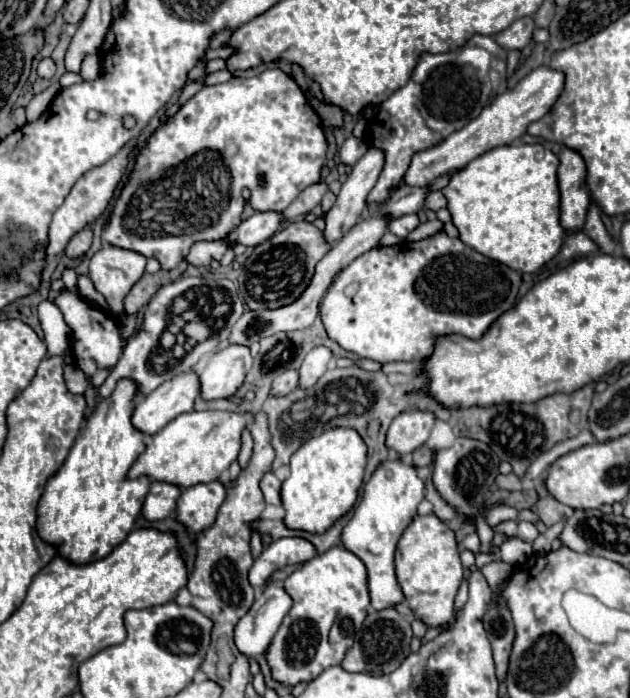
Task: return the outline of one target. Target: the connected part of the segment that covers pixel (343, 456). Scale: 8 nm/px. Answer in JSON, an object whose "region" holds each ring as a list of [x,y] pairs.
{"region":[[[328,429],[306,441],[290,461],[290,477],[282,483],[282,505],[286,509],[286,525],[310,533],[324,533],[356,503],[358,489],[364,479],[366,443],[356,429]]]}

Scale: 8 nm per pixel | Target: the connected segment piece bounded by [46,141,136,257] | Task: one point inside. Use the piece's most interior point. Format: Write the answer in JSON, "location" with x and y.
{"location":[90,196]}

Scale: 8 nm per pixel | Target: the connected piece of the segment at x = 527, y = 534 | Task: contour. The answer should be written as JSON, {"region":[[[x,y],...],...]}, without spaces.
{"region":[[[520,521],[520,523],[518,523],[518,537],[520,537],[522,541],[532,543],[532,541],[538,537],[538,529],[536,529],[532,523],[528,523],[528,521]]]}

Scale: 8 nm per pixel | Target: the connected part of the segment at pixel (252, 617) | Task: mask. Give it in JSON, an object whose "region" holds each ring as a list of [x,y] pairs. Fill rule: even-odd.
{"region":[[[268,583],[248,615],[244,615],[236,625],[234,639],[238,649],[252,659],[262,655],[290,607],[292,597],[286,593],[286,589],[280,583]]]}

